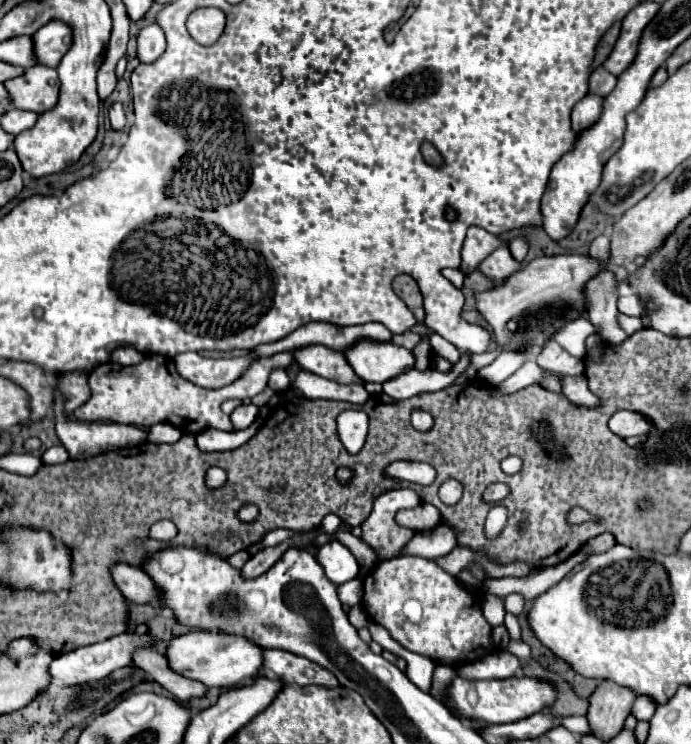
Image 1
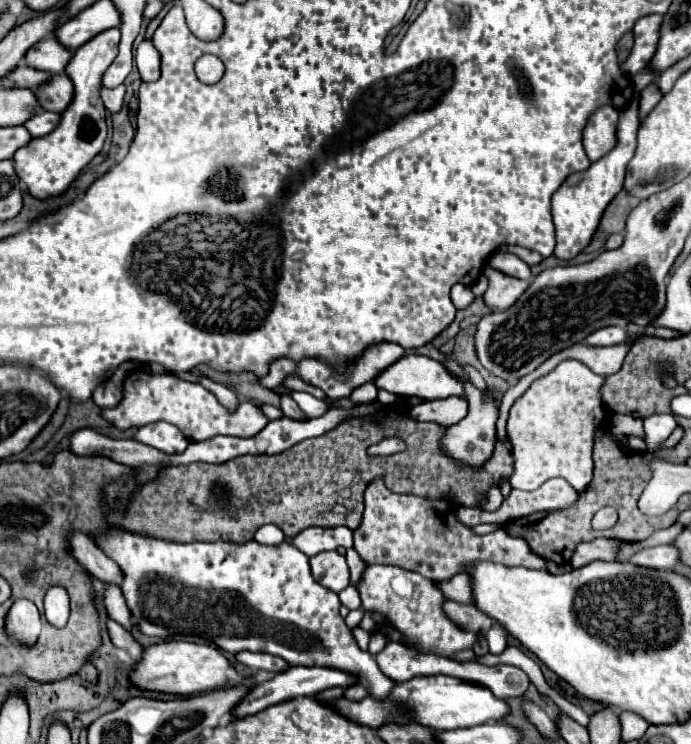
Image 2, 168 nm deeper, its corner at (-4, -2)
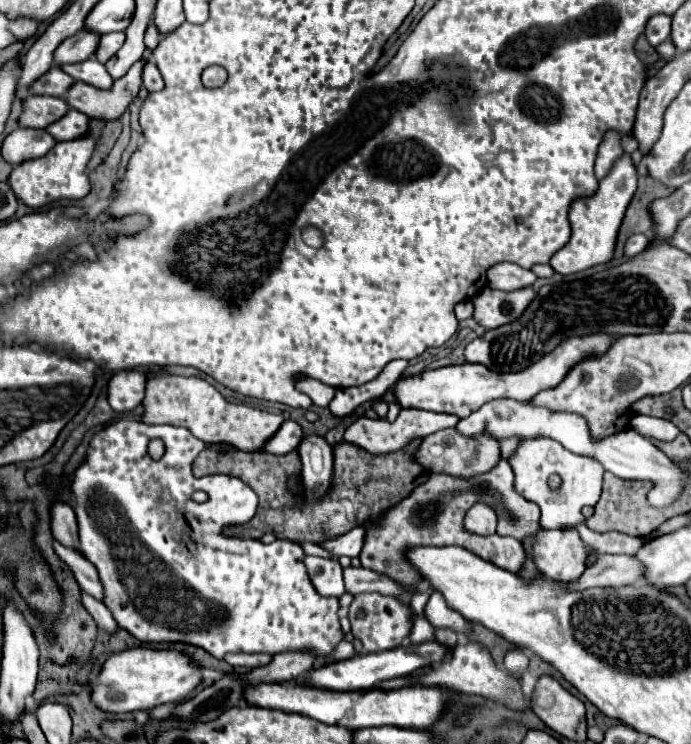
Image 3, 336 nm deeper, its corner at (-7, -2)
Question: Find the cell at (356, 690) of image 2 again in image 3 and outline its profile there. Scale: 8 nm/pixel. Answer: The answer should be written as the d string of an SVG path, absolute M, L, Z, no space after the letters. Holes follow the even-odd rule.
M473 642L457 644L457 646L454 646L453 656L449 660L441 662L437 668L433 666L425 674L413 674L413 676L405 676L405 678L385 680L385 682L379 682L377 688L381 688L381 690L393 690L393 688L415 686L415 684L417 686L439 686L439 688L449 688L449 690L459 692L459 694L474 694L483 698L489 698L489 700L499 700L499 702L503 702L505 706L509 706L513 710L521 710L521 708L527 706L527 704L519 702L519 700L523 700L521 684L511 674L497 670L497 666L495 666L489 650L485 650L481 644L473 644Z

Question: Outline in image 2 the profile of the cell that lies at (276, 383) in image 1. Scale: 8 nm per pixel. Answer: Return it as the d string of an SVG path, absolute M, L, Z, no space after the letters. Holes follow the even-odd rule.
M282 392L282 394L280 394L280 408L282 408L284 416L288 416L288 418L294 418L294 420L306 420L306 416L300 412L298 404L290 398L288 392Z

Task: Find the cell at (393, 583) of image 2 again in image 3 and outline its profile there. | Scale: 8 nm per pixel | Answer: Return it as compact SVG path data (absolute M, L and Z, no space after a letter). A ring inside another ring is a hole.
M343 568L343 580L349 594L361 594L361 592L381 592L385 596L397 596L403 600L409 600L409 596L403 592L403 588L391 580L385 574L377 574L369 568Z

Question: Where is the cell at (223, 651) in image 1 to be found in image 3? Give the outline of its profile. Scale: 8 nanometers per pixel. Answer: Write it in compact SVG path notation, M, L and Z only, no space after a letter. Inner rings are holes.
M133 648L119 654L111 654L97 676L97 684L91 692L93 704L107 714L125 714L145 710L149 712L161 704L173 704L189 696L201 682L199 668L189 656L177 650L149 650Z

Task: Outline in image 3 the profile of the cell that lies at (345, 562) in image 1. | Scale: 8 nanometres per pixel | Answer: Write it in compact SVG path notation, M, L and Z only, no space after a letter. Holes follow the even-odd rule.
M307 556L305 558L305 568L307 568L307 574L309 574L315 590L321 596L335 596L335 598L339 598L345 592L343 568L341 568L339 560Z

